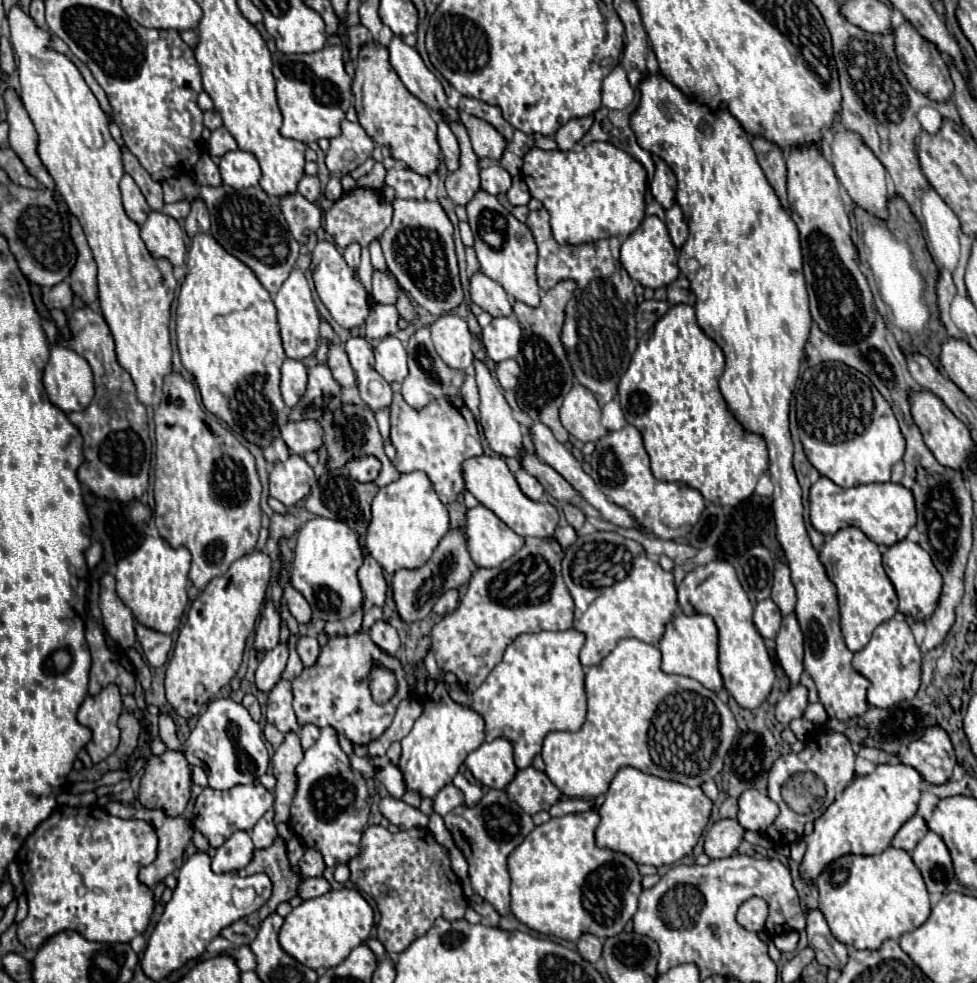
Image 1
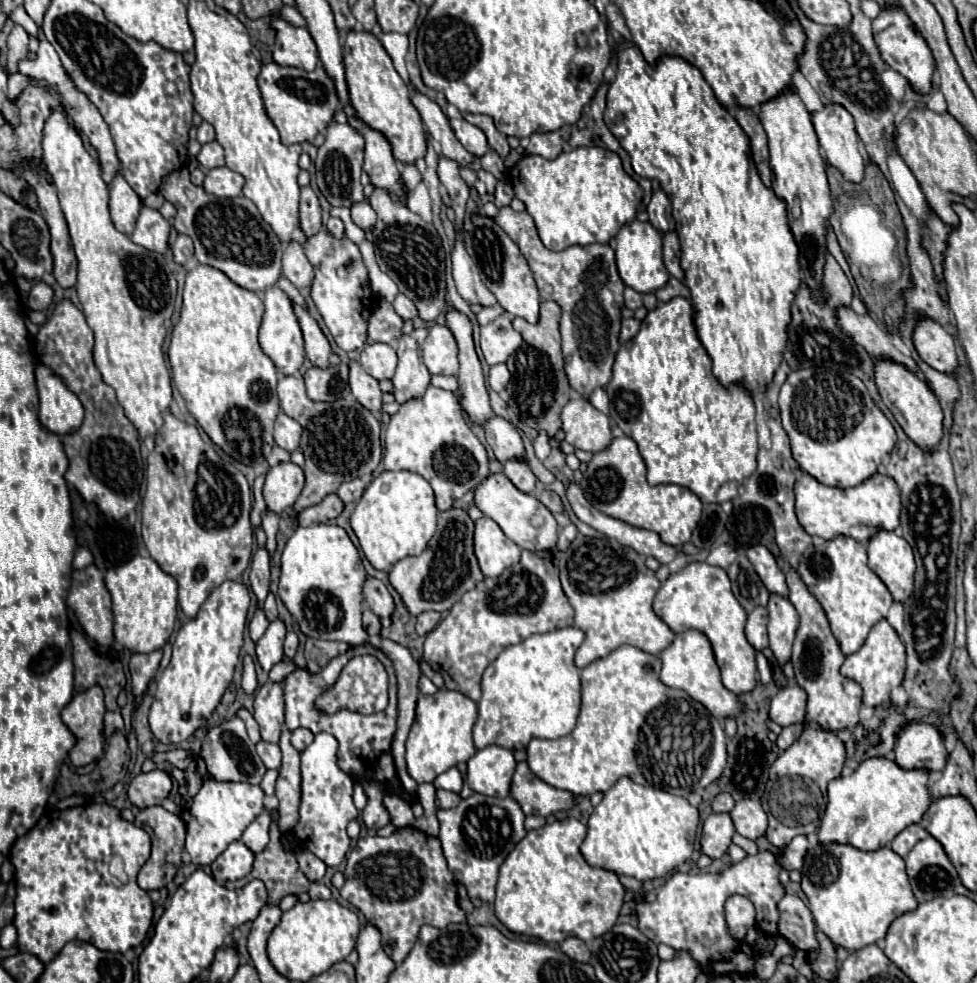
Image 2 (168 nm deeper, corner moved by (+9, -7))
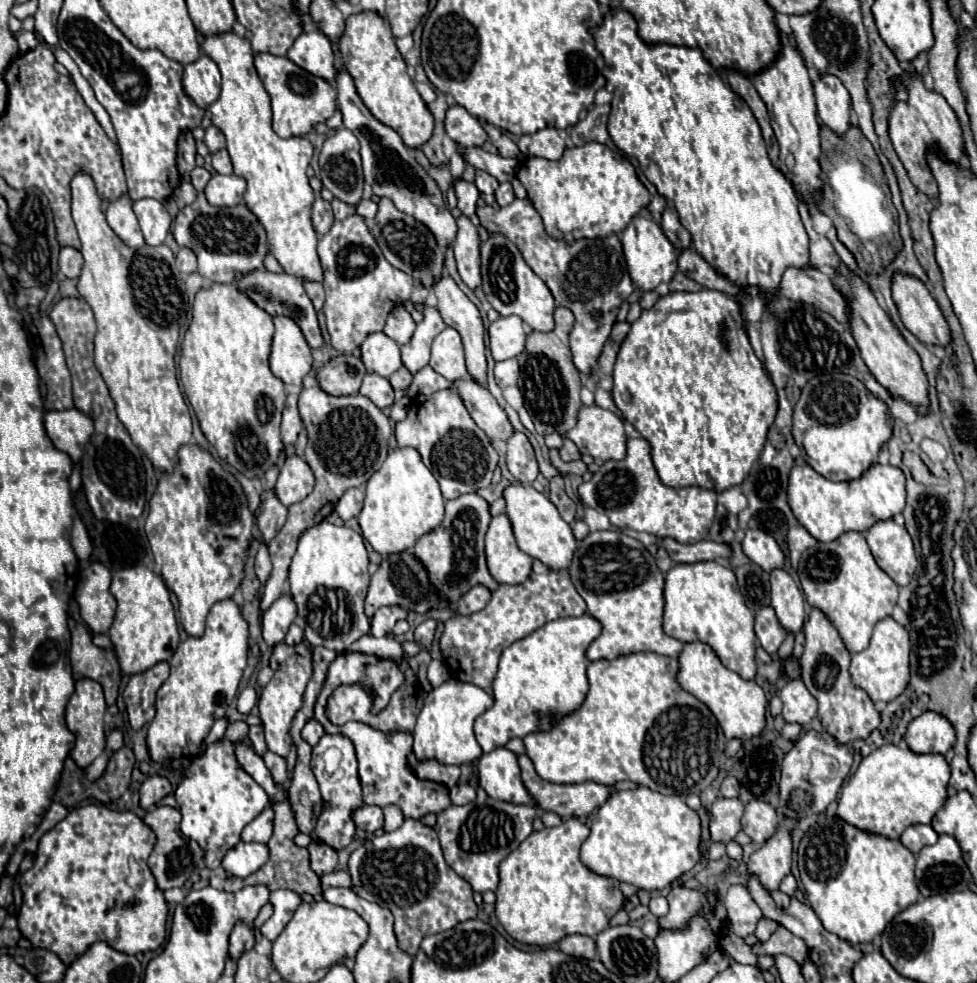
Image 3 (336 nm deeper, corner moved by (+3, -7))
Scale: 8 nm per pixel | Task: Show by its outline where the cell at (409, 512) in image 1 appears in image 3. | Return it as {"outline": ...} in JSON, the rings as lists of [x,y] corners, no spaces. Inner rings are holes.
{"outline":[[[396,447],[382,467],[368,479],[364,509],[358,515],[362,535],[380,555],[412,549],[420,535],[438,527],[444,519],[444,497],[436,477],[412,447]]]}

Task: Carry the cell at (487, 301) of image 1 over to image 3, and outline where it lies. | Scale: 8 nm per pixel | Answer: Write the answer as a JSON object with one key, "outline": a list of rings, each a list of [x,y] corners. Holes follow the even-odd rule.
{"outline":[[[460,215],[456,219],[458,223],[458,235],[452,245],[454,257],[458,263],[458,271],[464,279],[464,283],[474,289],[480,285],[480,239],[474,223]]]}

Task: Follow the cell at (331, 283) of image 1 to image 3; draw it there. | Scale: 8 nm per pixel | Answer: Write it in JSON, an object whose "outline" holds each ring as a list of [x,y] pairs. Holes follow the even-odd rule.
{"outline":[[[350,215],[344,221],[336,221],[332,231],[320,237],[318,255],[324,269],[324,315],[326,327],[330,333],[330,343],[334,349],[342,353],[356,351],[368,333],[376,333],[384,329],[384,321],[388,313],[406,301],[414,305],[422,305],[428,297],[430,289],[422,283],[416,283],[408,273],[392,267],[378,243],[374,241],[364,217]]]}

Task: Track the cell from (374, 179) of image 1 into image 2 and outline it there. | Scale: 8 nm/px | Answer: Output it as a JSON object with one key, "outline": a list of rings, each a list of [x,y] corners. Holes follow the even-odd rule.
{"outline":[[[374,187],[368,201],[378,215],[374,225],[374,251],[380,269],[398,285],[398,291],[416,305],[418,317],[424,323],[434,321],[446,309],[446,253],[434,225],[412,213],[402,199],[390,195],[386,189]]]}

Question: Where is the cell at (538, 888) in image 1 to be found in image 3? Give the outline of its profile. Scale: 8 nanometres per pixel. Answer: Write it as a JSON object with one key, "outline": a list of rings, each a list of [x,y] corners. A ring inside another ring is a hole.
{"outline":[[[568,819],[552,829],[544,827],[534,831],[500,863],[496,917],[510,937],[536,947],[554,945],[572,933],[594,937],[622,909],[620,883],[592,873],[578,857],[588,833],[590,829],[578,819]]]}

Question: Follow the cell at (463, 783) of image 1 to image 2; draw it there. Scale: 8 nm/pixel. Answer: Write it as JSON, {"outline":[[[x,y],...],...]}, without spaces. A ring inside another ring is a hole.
{"outline":[[[452,767],[452,769],[448,769],[446,773],[438,775],[438,777],[434,779],[434,787],[442,787],[442,789],[446,789],[446,791],[460,793],[460,791],[462,791],[462,775],[460,775],[460,771],[458,771],[456,767]]]}

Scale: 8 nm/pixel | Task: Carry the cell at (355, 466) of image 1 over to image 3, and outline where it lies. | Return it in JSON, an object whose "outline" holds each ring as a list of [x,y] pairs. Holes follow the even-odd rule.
{"outline":[[[348,489],[336,505],[338,517],[342,521],[348,521],[348,519],[356,517],[362,509],[362,501],[364,501],[364,491],[362,489]]]}

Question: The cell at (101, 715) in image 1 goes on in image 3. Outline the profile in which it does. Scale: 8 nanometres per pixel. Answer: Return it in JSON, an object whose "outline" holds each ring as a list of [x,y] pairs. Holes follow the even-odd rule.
{"outline":[[[92,679],[76,681],[76,691],[70,697],[68,707],[66,707],[66,725],[76,735],[76,745],[70,751],[70,757],[82,769],[86,769],[104,751],[104,739],[106,739],[104,713],[106,713],[106,701],[104,701],[104,693],[102,693],[100,683],[92,681]]]}

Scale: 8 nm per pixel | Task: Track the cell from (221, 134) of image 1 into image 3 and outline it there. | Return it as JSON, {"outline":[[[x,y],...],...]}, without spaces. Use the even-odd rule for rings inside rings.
{"outline":[[[226,149],[212,155],[212,167],[222,175],[232,175],[232,161],[230,161],[230,155]]]}

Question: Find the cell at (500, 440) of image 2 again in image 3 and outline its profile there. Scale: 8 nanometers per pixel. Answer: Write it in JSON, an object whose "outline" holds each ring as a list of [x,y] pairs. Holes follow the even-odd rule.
{"outline":[[[456,379],[450,387],[460,395],[464,401],[470,417],[474,423],[490,437],[490,439],[508,439],[512,435],[512,425],[504,413],[504,409],[498,405],[498,401],[490,395],[490,391],[482,385],[478,385],[472,379]]]}

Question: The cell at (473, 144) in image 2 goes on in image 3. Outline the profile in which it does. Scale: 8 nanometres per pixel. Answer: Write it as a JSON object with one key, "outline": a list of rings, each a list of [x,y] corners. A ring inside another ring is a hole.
{"outline":[[[452,105],[446,111],[444,129],[462,147],[482,147],[482,143],[488,139],[480,121],[470,115],[462,105]]]}

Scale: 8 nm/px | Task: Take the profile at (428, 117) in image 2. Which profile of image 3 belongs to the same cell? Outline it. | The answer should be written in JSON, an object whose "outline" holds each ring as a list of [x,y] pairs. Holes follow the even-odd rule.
{"outline":[[[462,147],[460,155],[464,157],[464,161],[474,165],[476,169],[482,169],[482,171],[490,173],[492,177],[496,177],[500,183],[512,181],[516,177],[516,171],[518,171],[518,161],[516,159],[506,159],[502,155],[488,153],[480,147],[476,147],[476,149],[464,149]]]}

